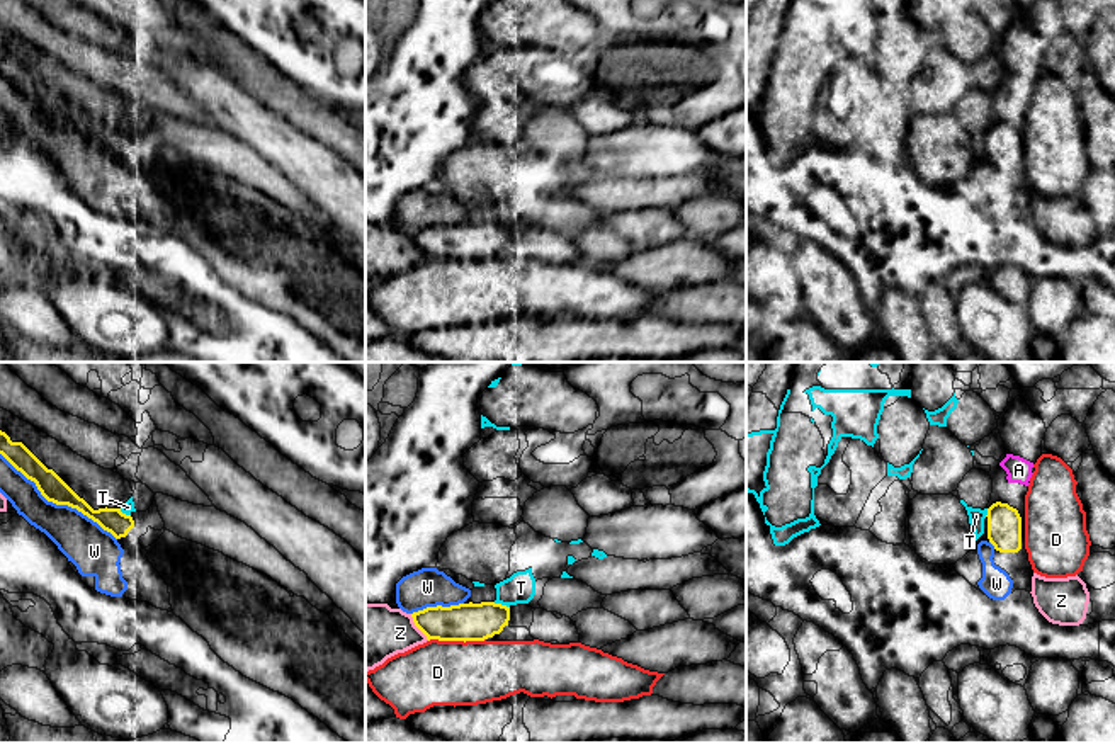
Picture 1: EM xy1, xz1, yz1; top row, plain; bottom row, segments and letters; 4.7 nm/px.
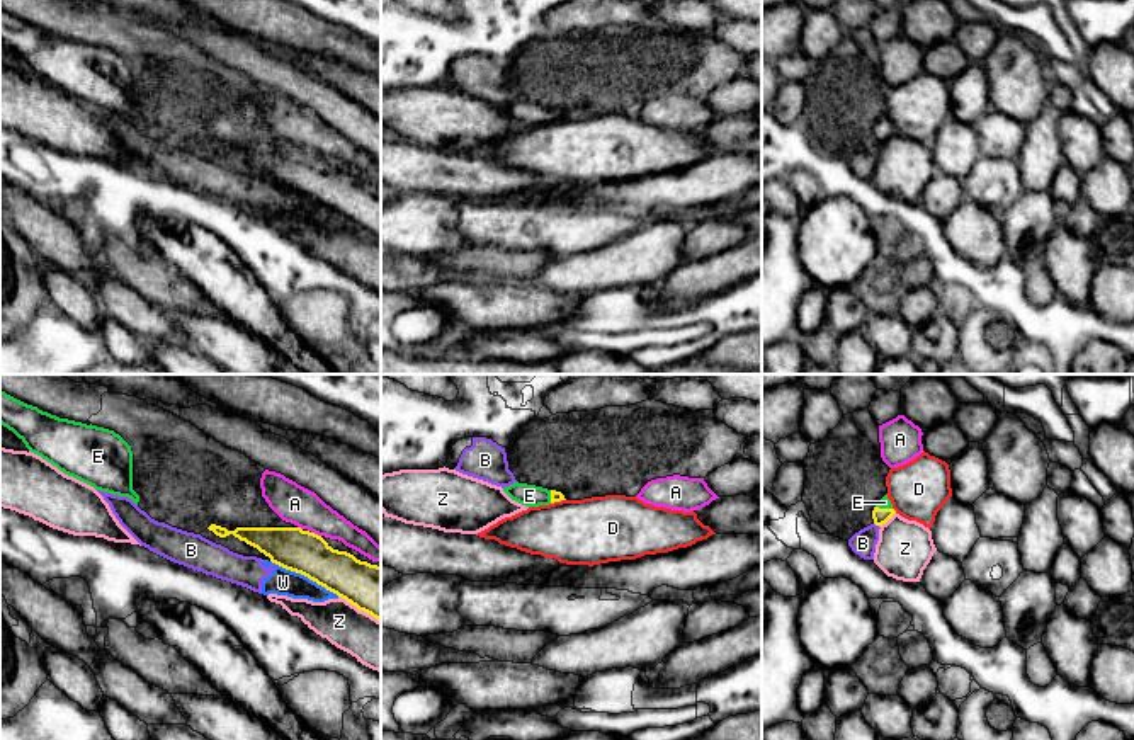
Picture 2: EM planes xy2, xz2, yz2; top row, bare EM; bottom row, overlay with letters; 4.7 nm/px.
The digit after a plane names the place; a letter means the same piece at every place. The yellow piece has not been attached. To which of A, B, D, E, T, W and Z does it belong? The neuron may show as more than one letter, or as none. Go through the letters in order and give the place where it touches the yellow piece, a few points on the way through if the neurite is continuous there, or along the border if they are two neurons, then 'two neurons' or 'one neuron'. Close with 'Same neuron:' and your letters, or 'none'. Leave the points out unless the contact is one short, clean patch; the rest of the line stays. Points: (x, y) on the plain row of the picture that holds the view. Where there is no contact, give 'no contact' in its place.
A: contact xy2 (317, 153); two neurons
B: contact yz2 (876, 143); two neurons
D: contact xz1 (456, 259); two neurons
E: contact yz2 (884, 128); way yz2 (881, 135), (884, 128), (884, 121); one neuron
T: contact xz1 (500, 223); two neurons
W: contact xy1 (56, 123); two neurons
Z: contact xz1 (417, 245); two neurons
Same neuron: E

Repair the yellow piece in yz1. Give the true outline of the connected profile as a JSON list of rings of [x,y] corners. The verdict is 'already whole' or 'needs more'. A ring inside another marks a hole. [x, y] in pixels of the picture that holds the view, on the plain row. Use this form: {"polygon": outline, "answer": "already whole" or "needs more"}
{"polygon": [[[996,121],[988,128],[988,158],[999,172],[1022,168],[1022,136],[1008,122]]], "answer": "already whole"}

